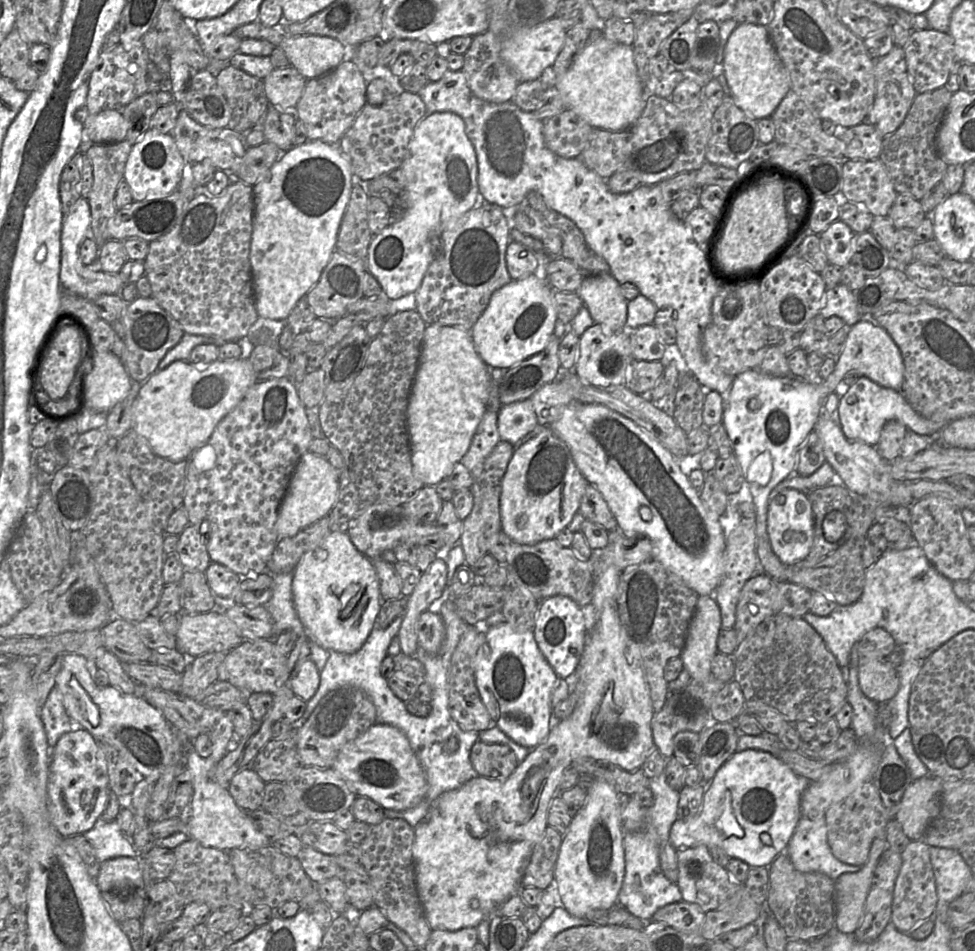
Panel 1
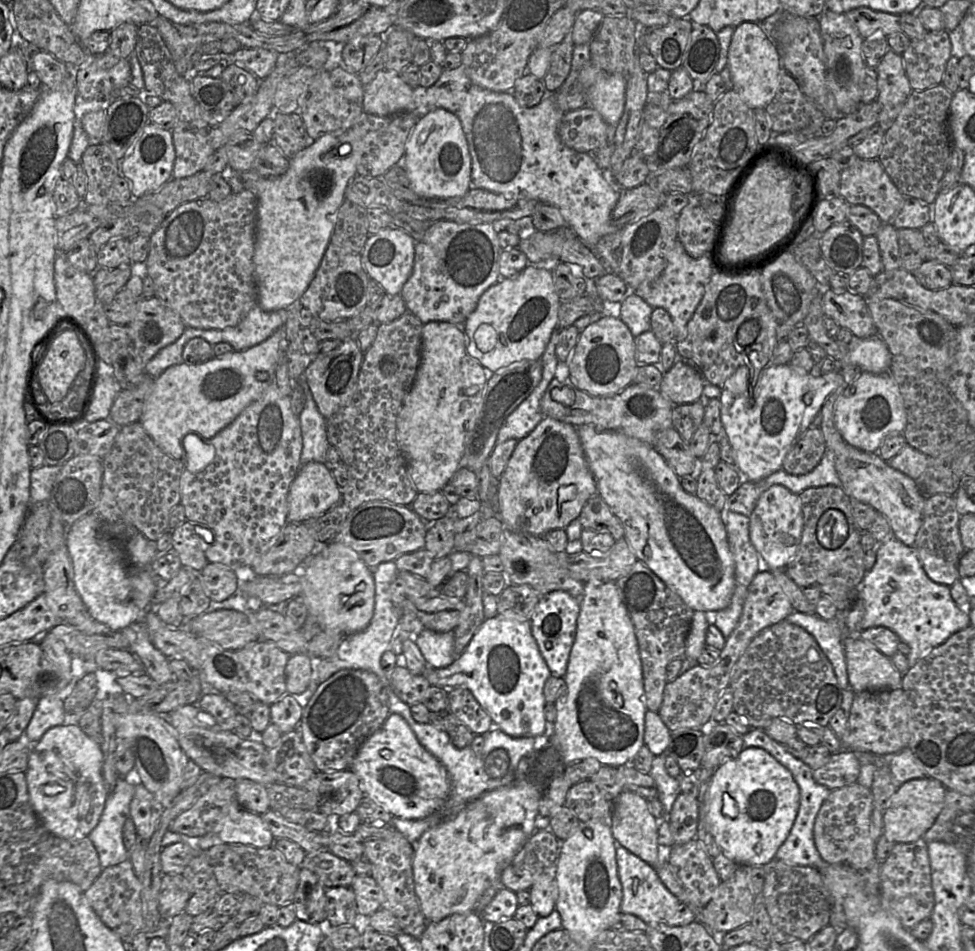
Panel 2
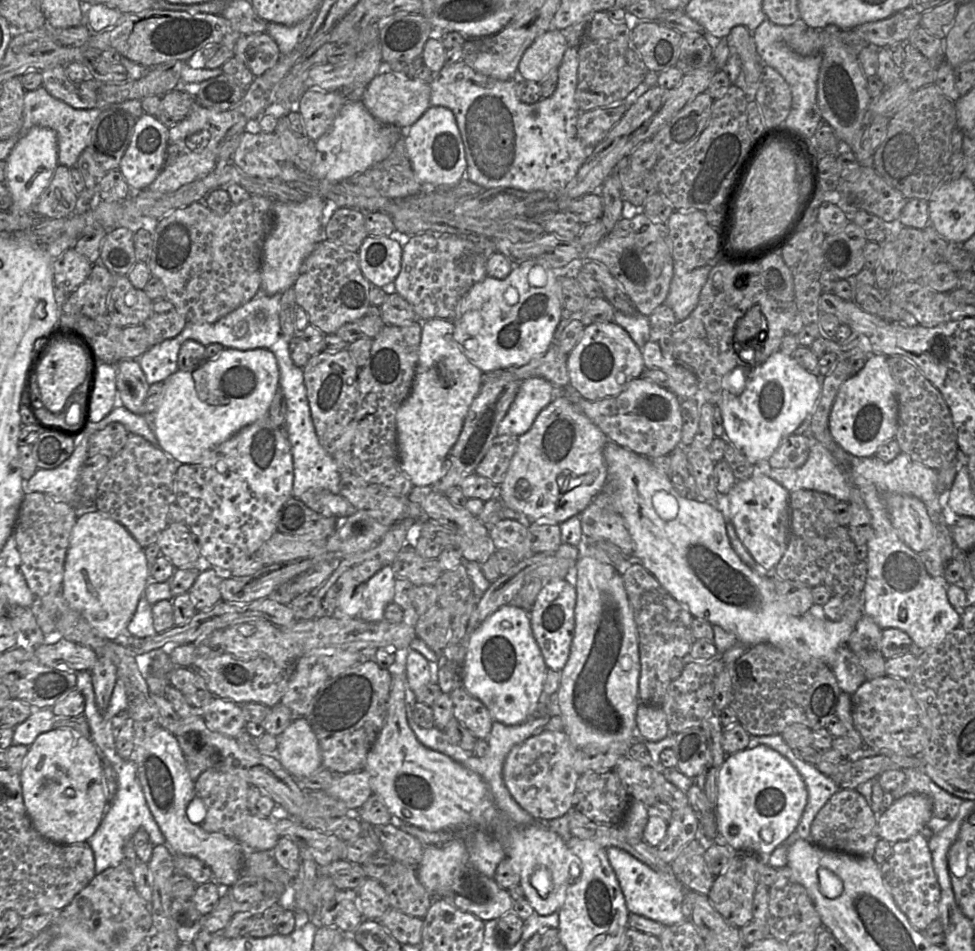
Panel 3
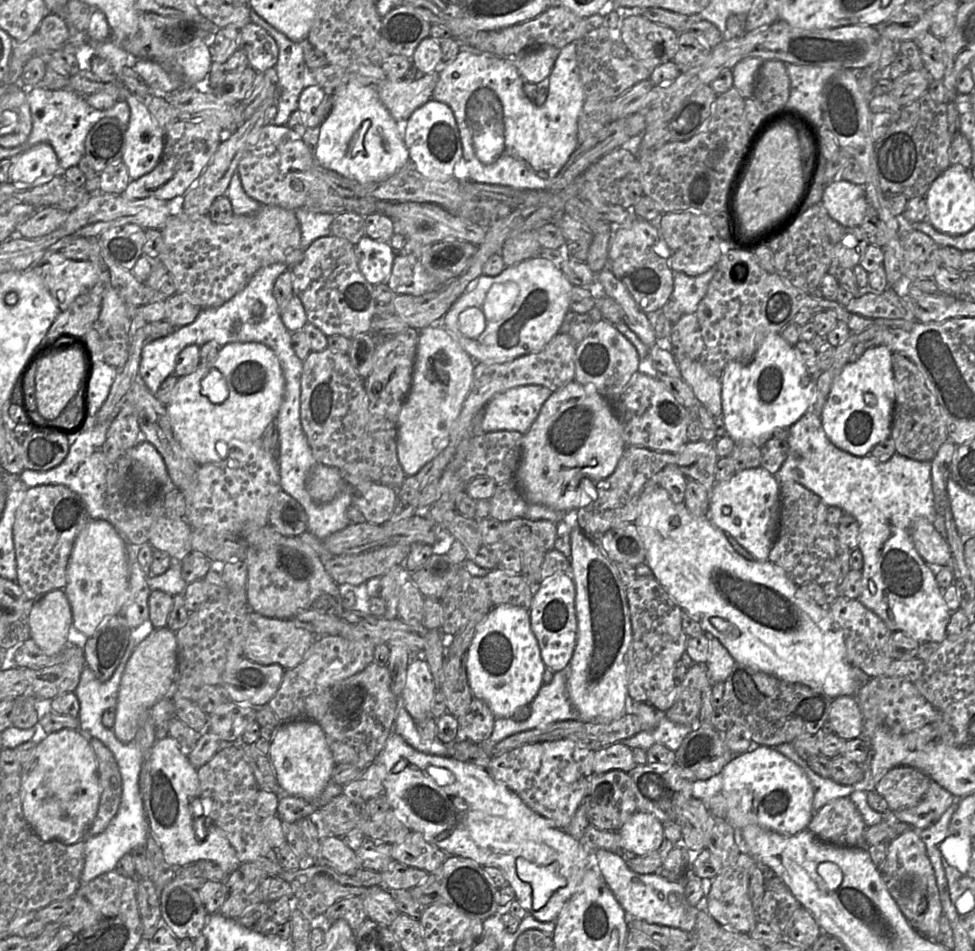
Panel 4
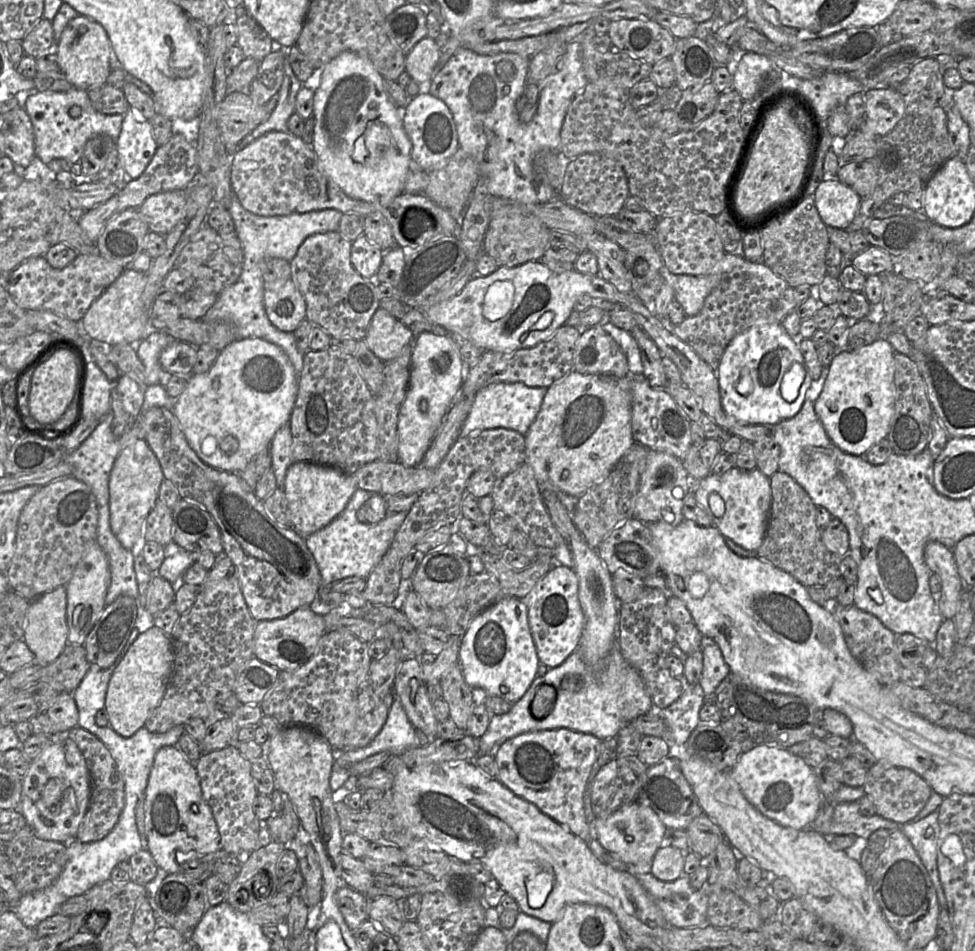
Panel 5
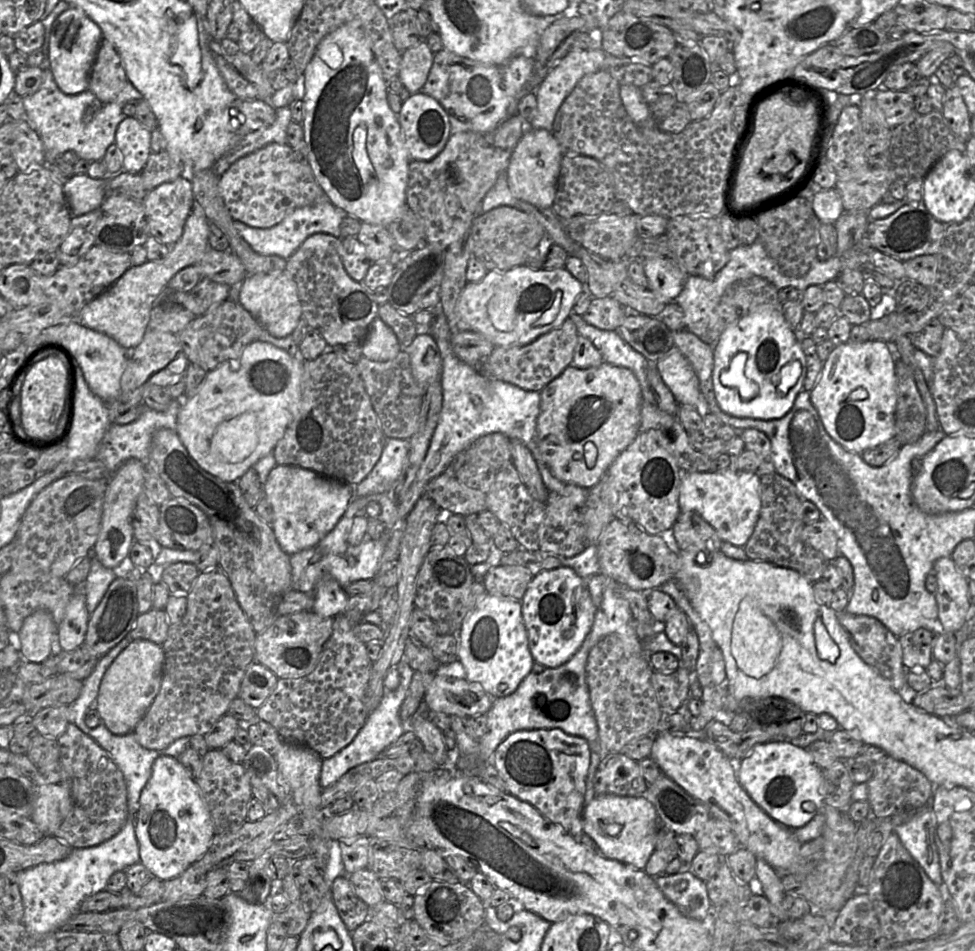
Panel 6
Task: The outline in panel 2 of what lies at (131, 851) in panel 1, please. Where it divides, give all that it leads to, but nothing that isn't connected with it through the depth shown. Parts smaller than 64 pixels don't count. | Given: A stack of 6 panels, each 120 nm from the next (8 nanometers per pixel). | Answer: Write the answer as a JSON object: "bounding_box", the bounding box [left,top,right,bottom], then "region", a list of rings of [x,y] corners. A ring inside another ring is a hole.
{"bounding_box":[88,768,141,869],"region":[[[136,768],[126,777],[118,778],[115,788],[107,797],[98,825],[88,835],[103,869],[129,859],[123,842],[123,826],[130,817],[130,804],[138,783],[141,781]]]}

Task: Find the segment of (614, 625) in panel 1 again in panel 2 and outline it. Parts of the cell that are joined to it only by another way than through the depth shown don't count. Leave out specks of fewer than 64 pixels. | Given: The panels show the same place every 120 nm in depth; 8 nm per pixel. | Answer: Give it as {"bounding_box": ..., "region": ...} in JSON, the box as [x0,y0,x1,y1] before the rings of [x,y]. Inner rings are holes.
{"bounding_box":[411,580,648,922],"region":[[[591,580],[586,582],[583,595],[579,599],[579,605],[580,612],[577,618],[575,640],[570,652],[567,671],[563,677],[565,684],[561,695],[554,703],[557,710],[557,717],[553,724],[553,729],[549,732],[549,744],[557,750],[565,766],[586,758],[595,758],[602,765],[608,765],[611,767],[631,764],[635,755],[644,745],[644,720],[645,713],[648,710],[644,703],[643,671],[635,630],[627,608],[620,598],[619,590],[614,581]],[[516,779],[510,785],[485,792],[480,797],[468,802],[459,810],[457,814],[445,816],[438,824],[425,831],[417,842],[411,843],[414,850],[412,871],[415,894],[427,922],[438,922],[452,914],[463,914],[475,911],[475,905],[479,898],[488,888],[496,883],[496,881],[499,881],[500,874],[504,867],[510,863],[527,839],[536,831],[535,822],[536,818],[539,816],[539,803],[541,795],[541,789],[530,779]]]}

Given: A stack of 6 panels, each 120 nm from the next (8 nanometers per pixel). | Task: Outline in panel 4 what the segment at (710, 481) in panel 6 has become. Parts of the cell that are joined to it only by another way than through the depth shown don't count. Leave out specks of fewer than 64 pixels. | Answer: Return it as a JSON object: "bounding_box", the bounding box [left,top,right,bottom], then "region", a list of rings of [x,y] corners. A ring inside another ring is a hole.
{"bounding_box":[707,467,780,561],"region":[[[762,467],[736,471],[729,479],[716,482],[709,491],[707,515],[720,530],[732,535],[757,561],[768,560],[780,517],[780,483]]]}

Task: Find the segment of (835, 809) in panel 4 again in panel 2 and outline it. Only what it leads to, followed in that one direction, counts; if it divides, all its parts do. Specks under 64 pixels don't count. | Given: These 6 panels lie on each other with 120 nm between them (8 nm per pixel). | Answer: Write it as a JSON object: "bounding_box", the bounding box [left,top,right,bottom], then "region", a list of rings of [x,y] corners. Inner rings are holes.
{"bounding_box":[813,783,875,872],"region":[[[859,783],[832,790],[823,802],[813,827],[814,844],[822,859],[829,864],[848,865],[865,872],[875,860],[875,843],[870,833],[874,807],[871,788]]]}

